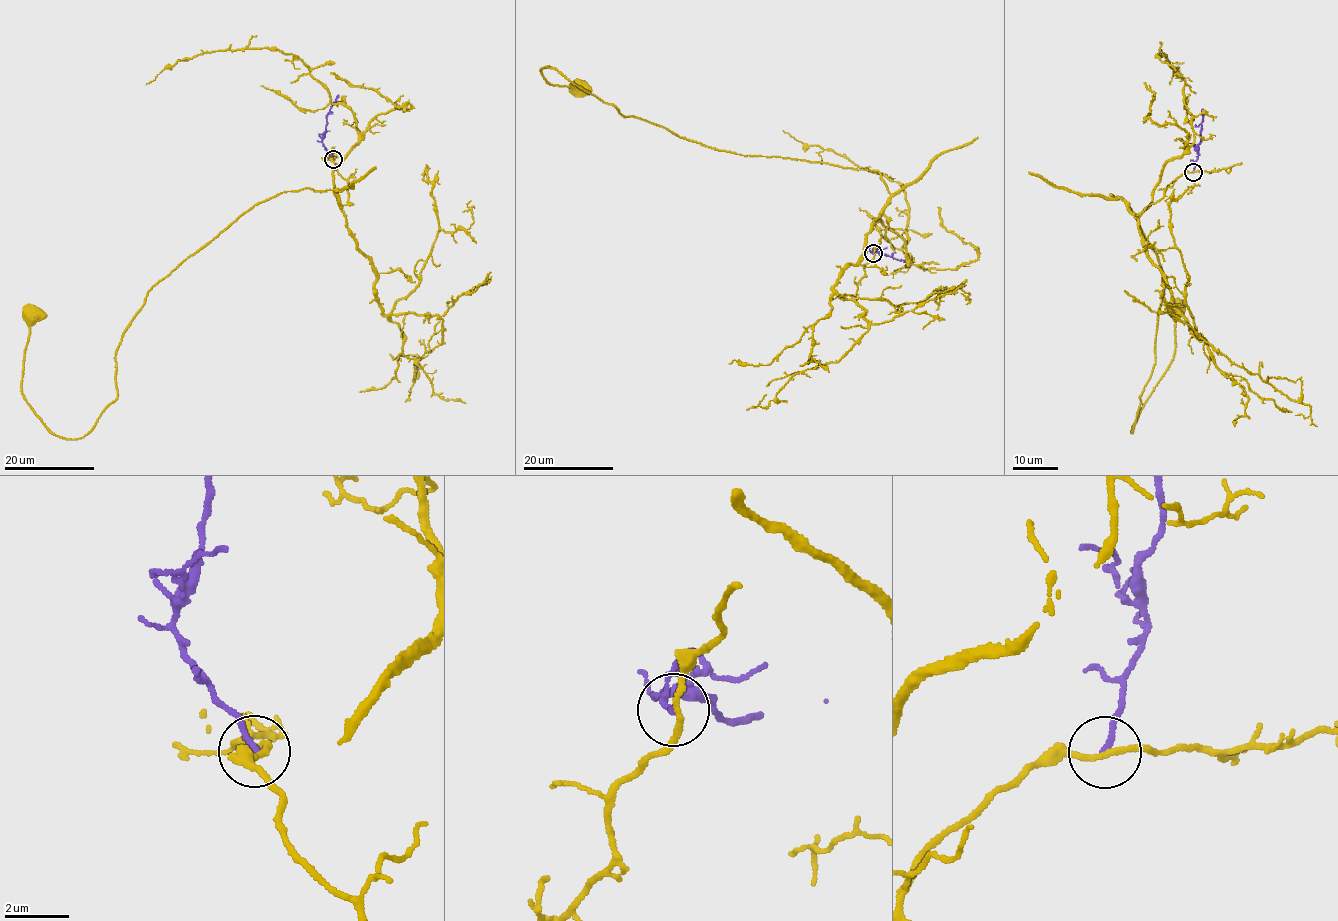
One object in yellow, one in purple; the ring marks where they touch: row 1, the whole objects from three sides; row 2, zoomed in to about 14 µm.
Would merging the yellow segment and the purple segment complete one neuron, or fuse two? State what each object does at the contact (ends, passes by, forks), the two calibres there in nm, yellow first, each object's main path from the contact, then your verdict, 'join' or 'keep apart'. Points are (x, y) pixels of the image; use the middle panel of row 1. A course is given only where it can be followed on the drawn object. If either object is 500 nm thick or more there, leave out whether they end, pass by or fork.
yellow passes by | purple ends | 170/180 nm | yellow via (874, 254), (890, 193), (877, 171), (688, 141), (541, 70), (552, 85), (579, 85) | purple via (873, 254), (871, 251), (905, 262) | keep apart

